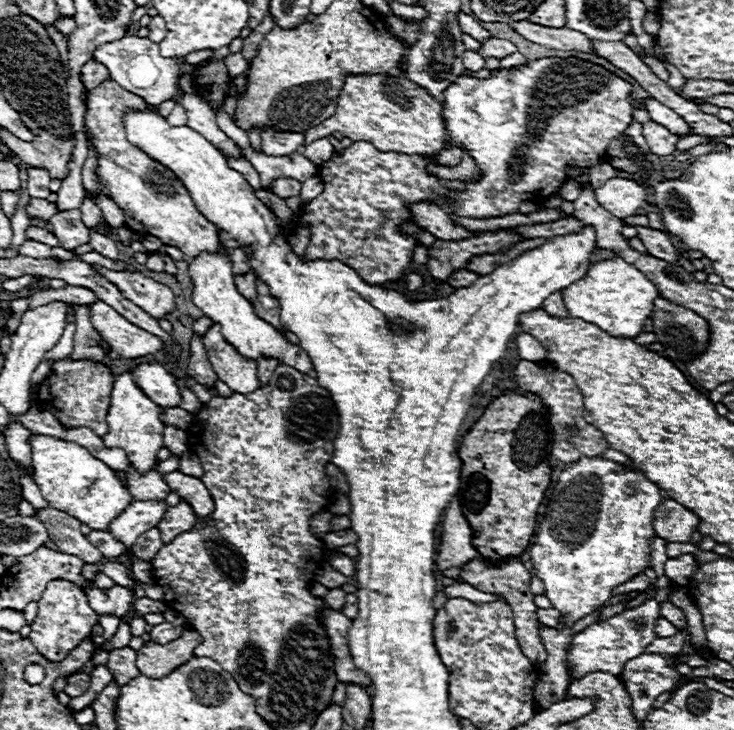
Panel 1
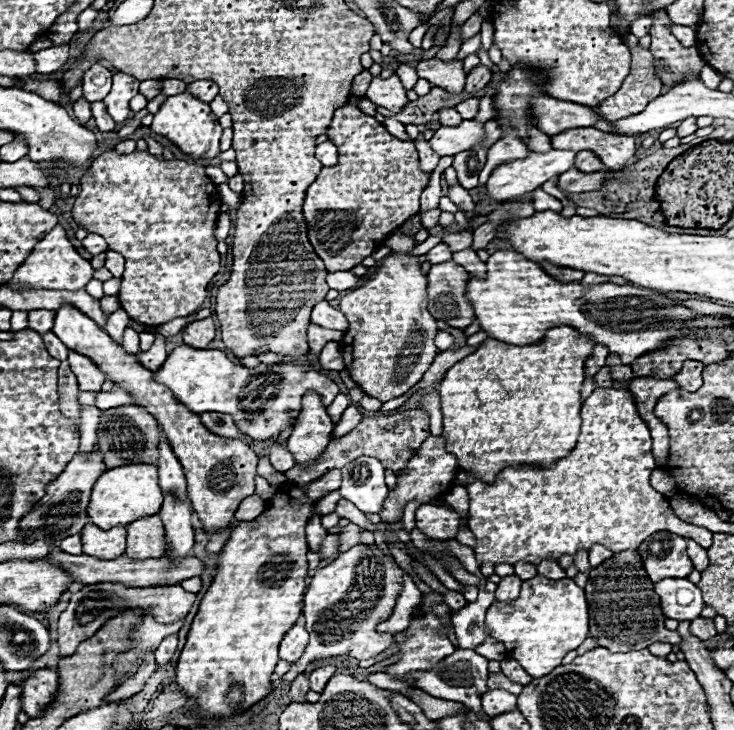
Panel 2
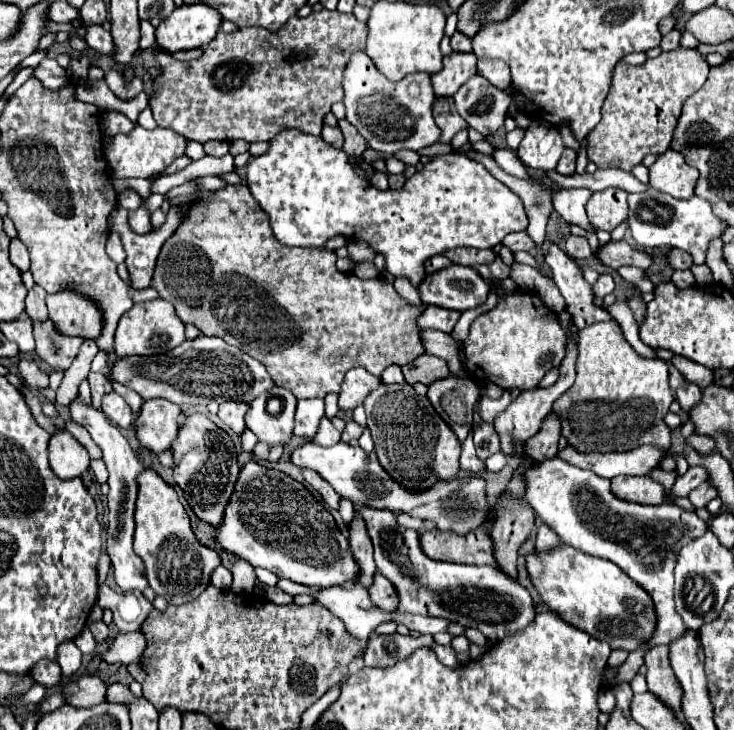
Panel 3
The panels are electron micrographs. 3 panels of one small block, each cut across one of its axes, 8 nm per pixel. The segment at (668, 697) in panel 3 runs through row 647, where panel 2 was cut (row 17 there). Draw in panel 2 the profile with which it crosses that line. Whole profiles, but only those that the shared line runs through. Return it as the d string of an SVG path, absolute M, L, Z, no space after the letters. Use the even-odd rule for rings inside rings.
M664 10L652 12L654 24L650 30L652 44L650 52L654 56L654 70L656 76L664 84L664 92L670 90L670 86L678 84L686 74L698 76L700 70L706 66L700 52L696 48L686 48L678 44L678 40L670 32L670 20Z

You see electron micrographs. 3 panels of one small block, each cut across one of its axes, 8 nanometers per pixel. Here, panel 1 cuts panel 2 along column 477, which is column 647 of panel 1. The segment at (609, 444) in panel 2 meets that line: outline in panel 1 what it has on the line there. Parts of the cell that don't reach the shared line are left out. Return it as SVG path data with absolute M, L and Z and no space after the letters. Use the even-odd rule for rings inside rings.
M604 458L580 460L578 464L560 472L558 482L548 496L548 504L542 512L538 530L530 542L534 574L544 582L544 596L550 600L552 608L562 612L562 620L556 626L558 630L572 628L586 614L596 612L614 596L614 588L644 572L646 562L650 560L648 538L656 536L652 528L652 512L660 502L662 496L658 486L646 480L644 474L622 474L618 464Z

